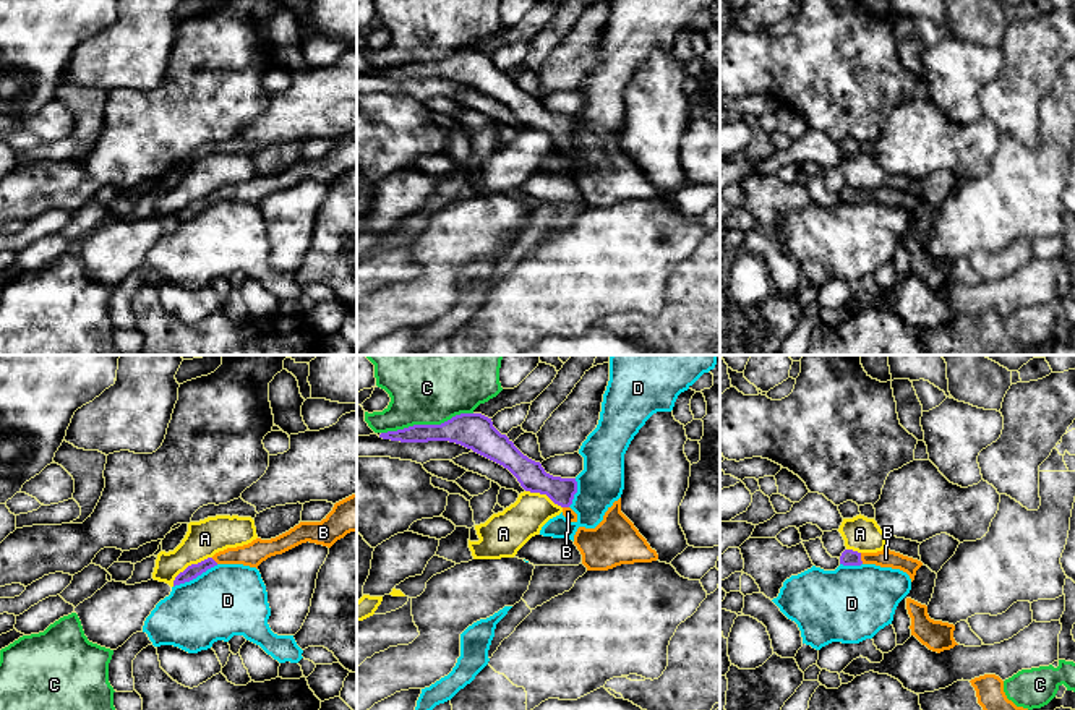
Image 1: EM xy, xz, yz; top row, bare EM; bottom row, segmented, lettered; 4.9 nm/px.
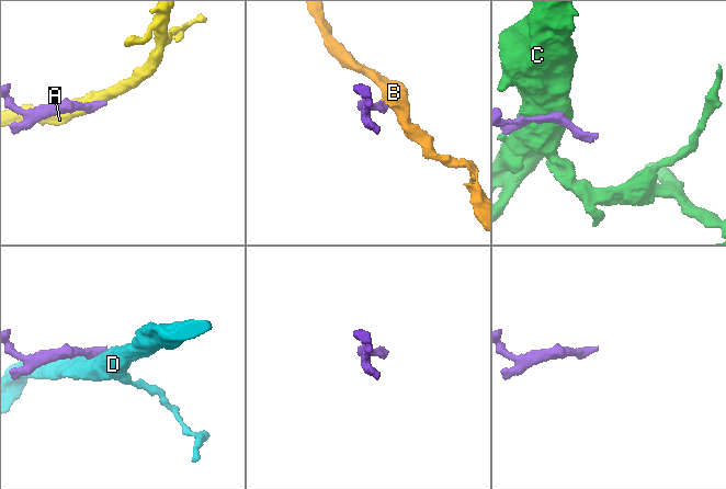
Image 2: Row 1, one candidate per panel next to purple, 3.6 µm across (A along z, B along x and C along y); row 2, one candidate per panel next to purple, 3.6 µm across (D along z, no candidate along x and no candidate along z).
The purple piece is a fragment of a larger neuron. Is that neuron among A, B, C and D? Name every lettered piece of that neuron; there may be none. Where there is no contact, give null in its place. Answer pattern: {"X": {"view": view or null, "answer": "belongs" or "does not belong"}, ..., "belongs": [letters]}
{"A": {"view": "xy", "answer": "does not belong"}, "B": {"view": "yz", "answer": "belongs"}, "C": {"view": "xz", "answer": "does not belong"}, "D": {"view": "xy", "answer": "does not belong"}, "belongs": ["B"]}

